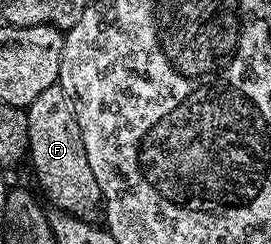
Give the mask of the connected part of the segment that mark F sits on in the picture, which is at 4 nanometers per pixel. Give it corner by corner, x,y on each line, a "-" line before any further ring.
59,84
46,88
38,100
26,107
28,118
27,153
31,156
36,174
44,190
57,209
85,220
102,206
102,195
94,172
90,172
90,160
86,160
86,148
82,144
82,132
76,123
76,114
68,94

